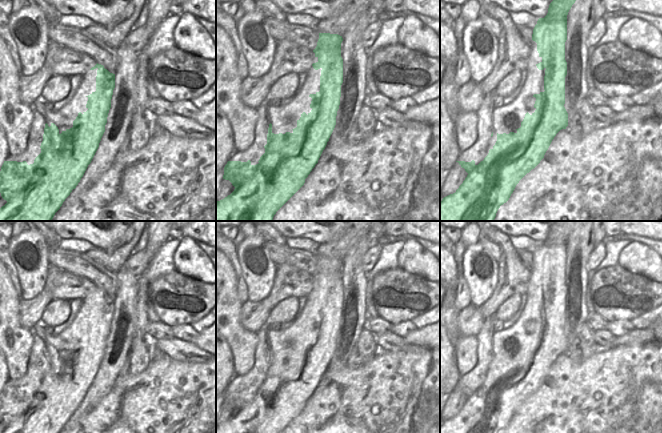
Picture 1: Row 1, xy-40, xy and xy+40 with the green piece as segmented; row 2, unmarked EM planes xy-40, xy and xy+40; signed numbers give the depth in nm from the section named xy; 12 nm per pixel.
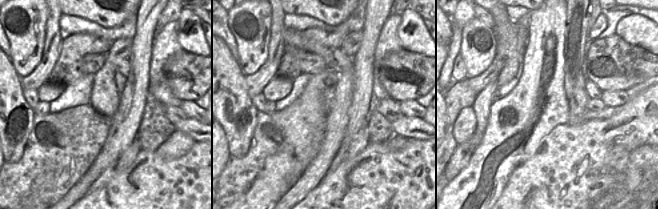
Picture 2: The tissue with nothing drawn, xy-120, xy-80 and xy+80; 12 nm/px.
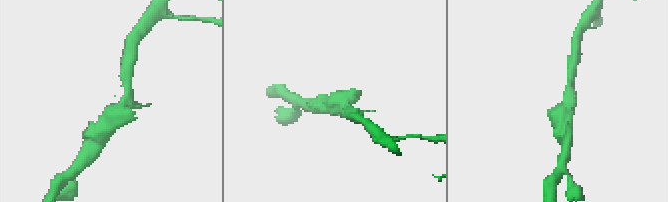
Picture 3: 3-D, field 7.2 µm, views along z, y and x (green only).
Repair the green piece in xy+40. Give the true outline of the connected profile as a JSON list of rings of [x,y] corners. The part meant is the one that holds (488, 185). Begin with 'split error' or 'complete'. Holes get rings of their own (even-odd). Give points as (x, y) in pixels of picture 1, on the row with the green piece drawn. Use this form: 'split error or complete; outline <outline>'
complete; outline [[[553,0],[549,5],[547,15],[544,18],[539,18],[533,29],[532,40],[537,43],[537,51],[539,57],[542,58],[542,61],[536,64],[536,66],[539,70],[546,69],[544,76],[545,91],[533,95],[533,97],[536,98],[534,104],[535,112],[531,115],[528,112],[525,114],[521,122],[521,127],[516,129],[516,133],[497,133],[495,145],[478,165],[475,164],[474,160],[471,162],[456,161],[465,169],[468,175],[455,193],[444,197],[440,202],[440,221],[493,221],[498,209],[509,200],[519,181],[544,158],[556,134],[568,126],[568,113],[564,107],[565,77],[567,75],[565,42],[567,40],[567,15],[575,1],[576,0]]]

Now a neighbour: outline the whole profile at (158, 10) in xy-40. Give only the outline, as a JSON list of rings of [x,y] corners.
[[[148,0],[148,17],[144,26],[149,30],[152,36],[159,25],[168,17],[169,7],[172,0]]]

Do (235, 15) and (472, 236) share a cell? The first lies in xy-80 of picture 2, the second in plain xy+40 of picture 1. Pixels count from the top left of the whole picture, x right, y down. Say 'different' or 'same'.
different

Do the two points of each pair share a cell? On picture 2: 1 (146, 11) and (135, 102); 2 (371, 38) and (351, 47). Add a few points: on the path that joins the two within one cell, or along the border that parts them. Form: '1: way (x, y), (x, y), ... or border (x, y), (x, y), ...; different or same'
1: way (145, 34), (139, 58), (138, 79); same
2: border (361, 30), (362, 41), (352, 57); different

